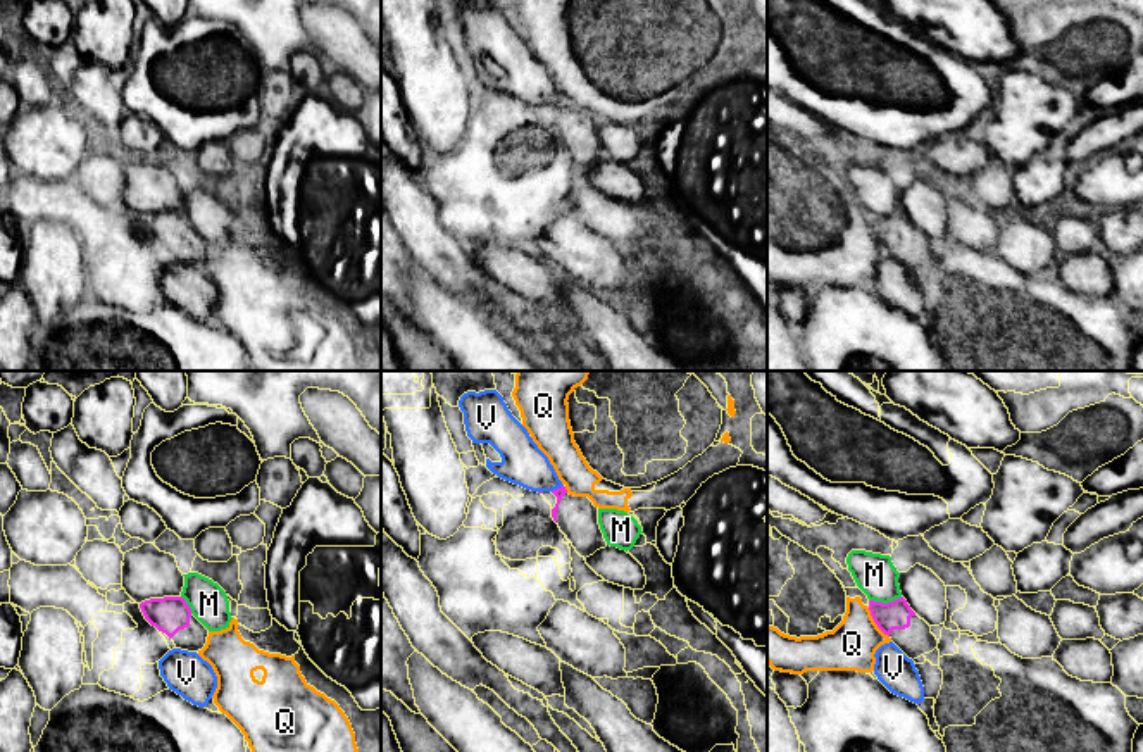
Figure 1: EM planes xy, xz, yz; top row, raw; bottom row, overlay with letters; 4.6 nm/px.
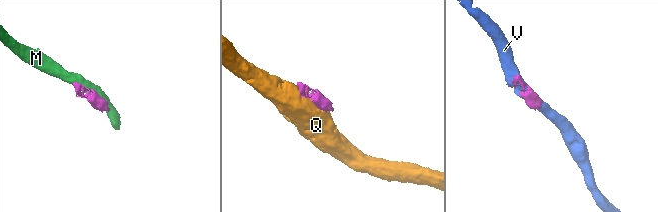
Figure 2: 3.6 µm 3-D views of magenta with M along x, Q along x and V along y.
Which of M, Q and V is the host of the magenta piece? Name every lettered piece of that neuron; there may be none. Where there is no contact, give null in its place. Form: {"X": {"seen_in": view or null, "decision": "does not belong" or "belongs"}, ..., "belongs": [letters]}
{"M": {"seen_in": "yz", "decision": "does not belong"}, "Q": {"seen_in": "yz", "decision": "does not belong"}, "V": {"seen_in": "xz", "decision": "does not belong"}, "belongs": []}

